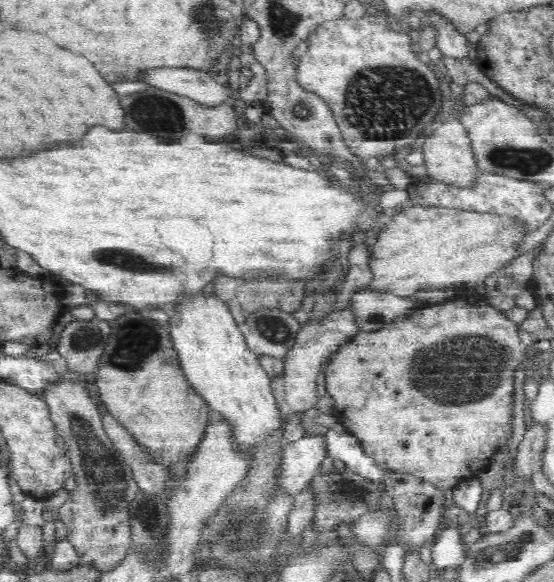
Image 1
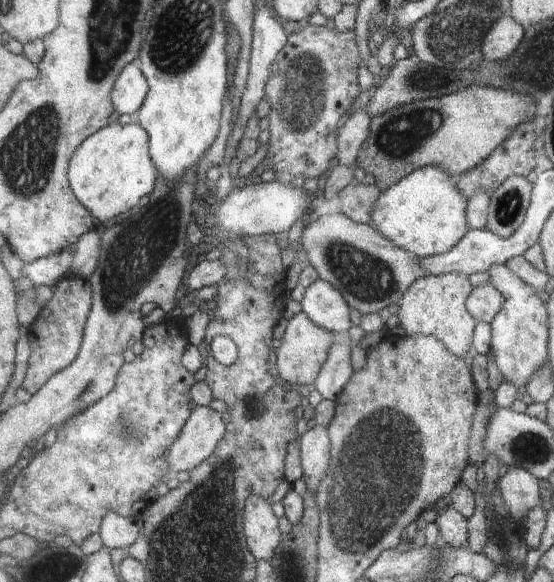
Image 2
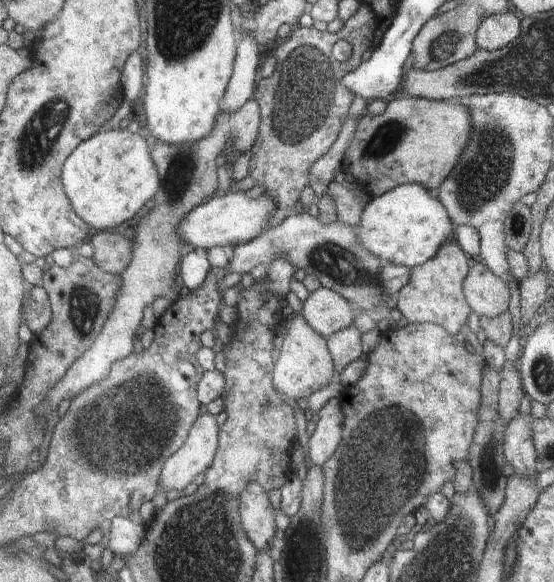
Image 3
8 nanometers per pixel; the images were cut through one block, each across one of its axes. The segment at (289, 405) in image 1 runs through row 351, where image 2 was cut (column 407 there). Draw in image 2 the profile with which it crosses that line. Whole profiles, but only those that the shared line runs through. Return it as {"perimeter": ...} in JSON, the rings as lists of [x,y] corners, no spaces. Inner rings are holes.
{"perimeter":[[[449,273],[430,275],[415,280],[411,288],[400,298],[398,320],[406,337],[433,335],[450,353],[464,358],[472,346],[472,330],[475,318],[465,308],[473,288],[466,276]]]}

